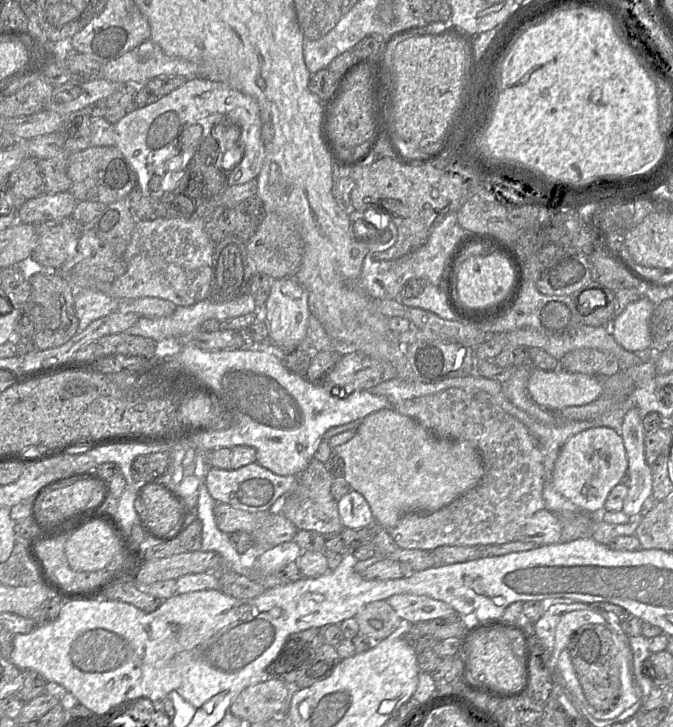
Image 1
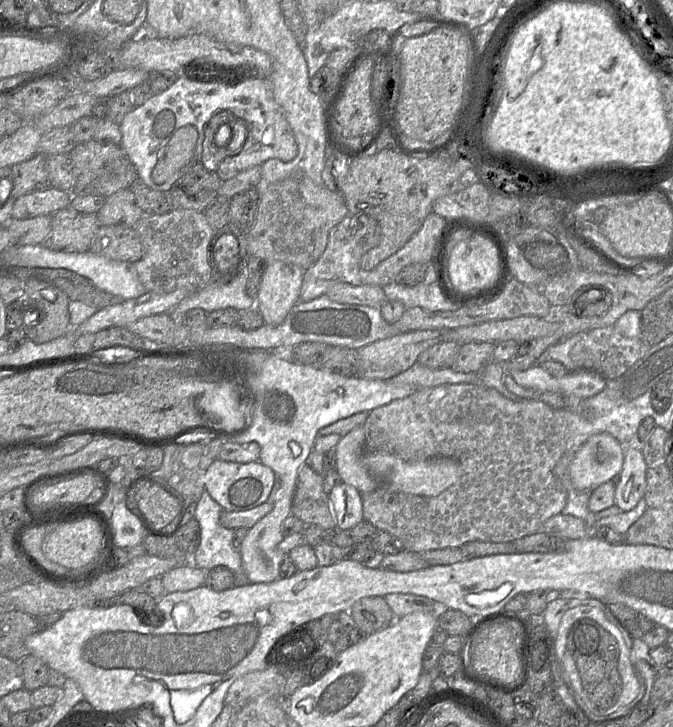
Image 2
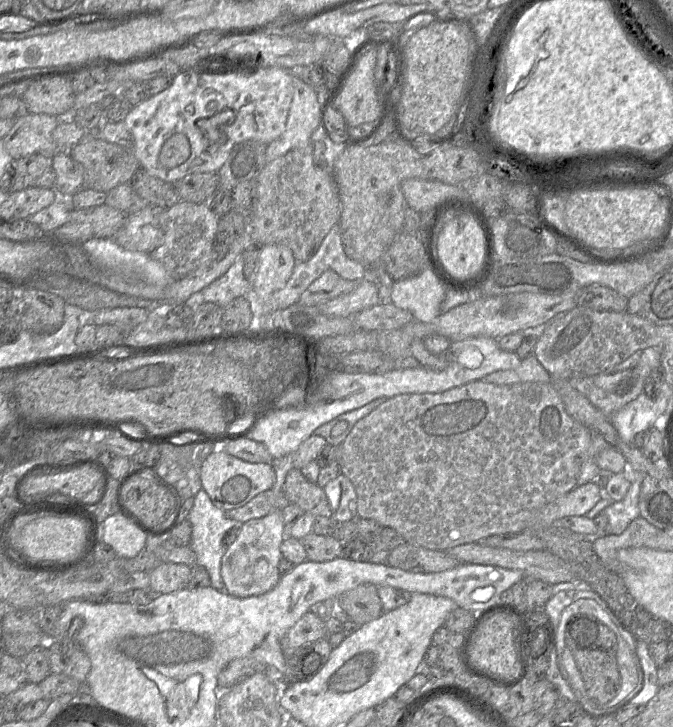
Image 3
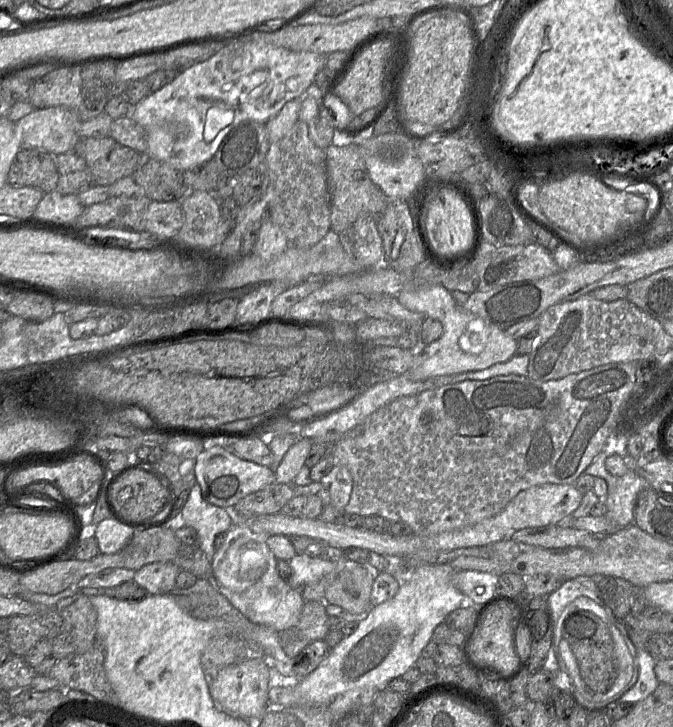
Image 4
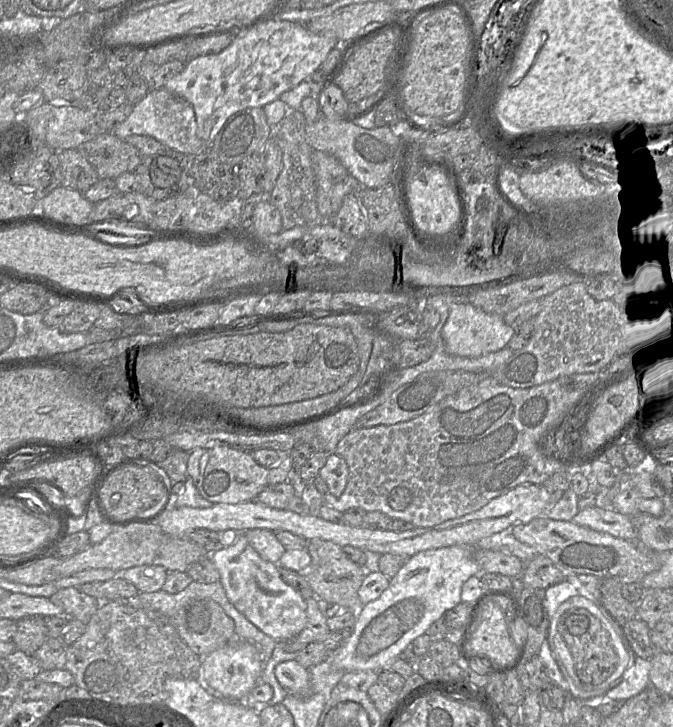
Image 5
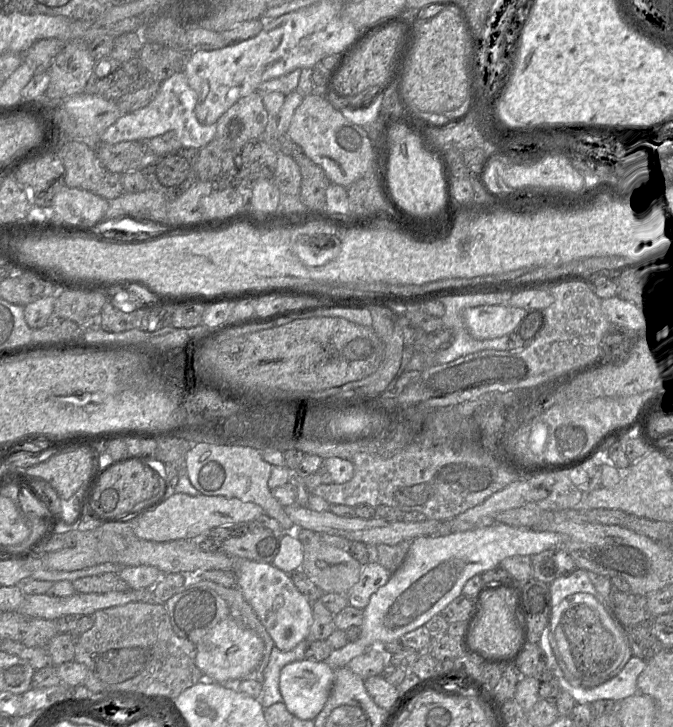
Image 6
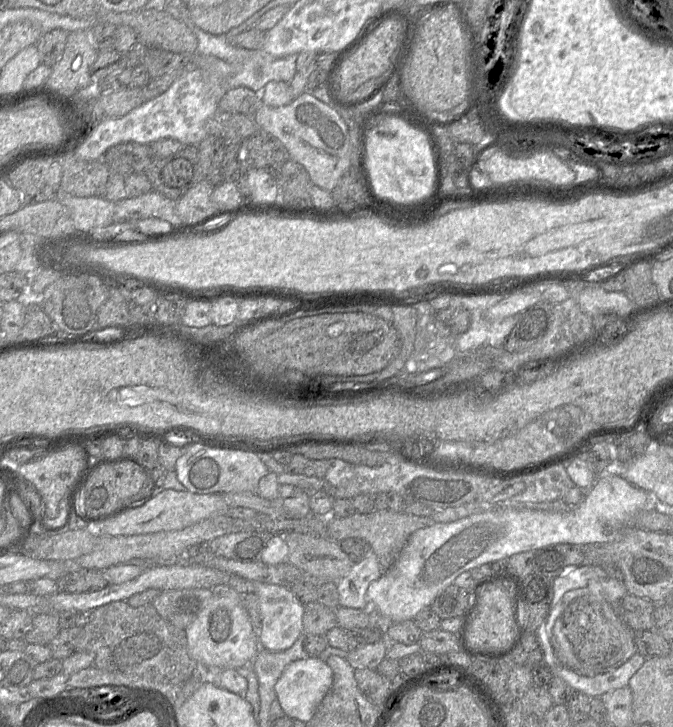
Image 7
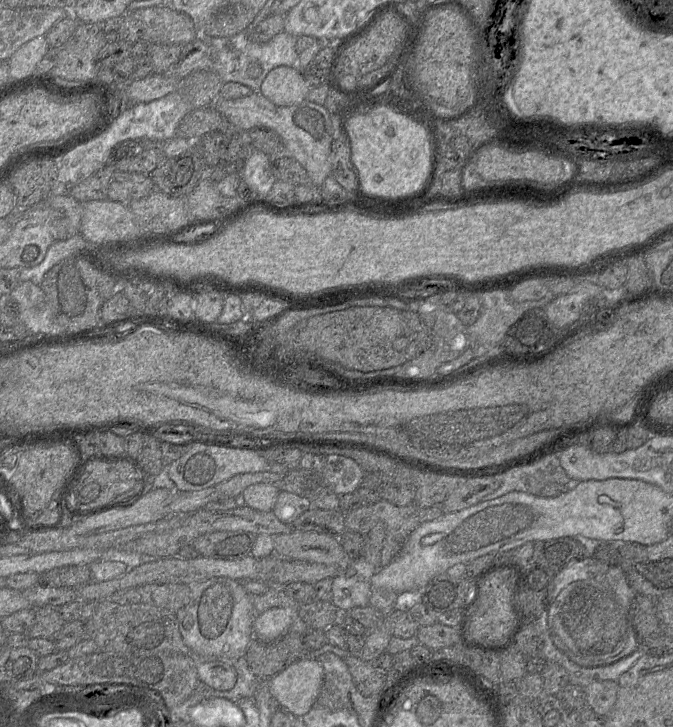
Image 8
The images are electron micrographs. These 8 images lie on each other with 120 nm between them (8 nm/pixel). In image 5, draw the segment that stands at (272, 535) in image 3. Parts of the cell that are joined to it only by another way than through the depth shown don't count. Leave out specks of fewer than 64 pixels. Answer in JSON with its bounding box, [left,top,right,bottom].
[212,533,307,642]

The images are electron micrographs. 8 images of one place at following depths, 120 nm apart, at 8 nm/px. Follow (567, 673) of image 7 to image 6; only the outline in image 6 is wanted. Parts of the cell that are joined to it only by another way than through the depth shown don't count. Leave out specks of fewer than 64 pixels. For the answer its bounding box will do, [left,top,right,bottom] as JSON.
[538,629,646,703]

